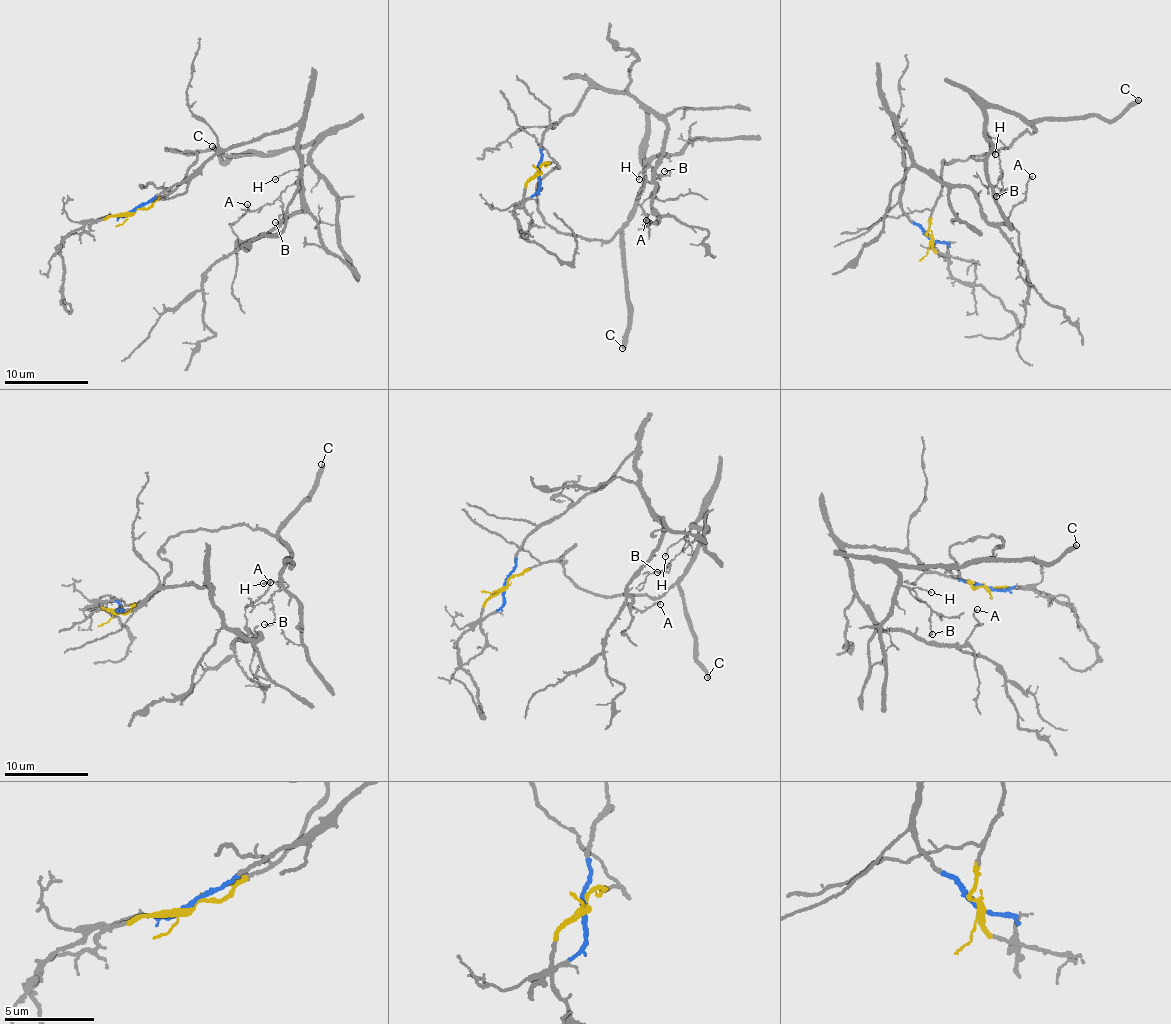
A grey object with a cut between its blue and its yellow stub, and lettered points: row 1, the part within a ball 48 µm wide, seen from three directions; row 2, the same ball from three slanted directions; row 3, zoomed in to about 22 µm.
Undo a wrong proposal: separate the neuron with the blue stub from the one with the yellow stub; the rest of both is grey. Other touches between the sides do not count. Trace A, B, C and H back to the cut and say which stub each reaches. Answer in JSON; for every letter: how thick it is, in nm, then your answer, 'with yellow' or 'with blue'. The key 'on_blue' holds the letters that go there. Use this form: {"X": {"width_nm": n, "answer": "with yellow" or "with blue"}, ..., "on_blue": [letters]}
{"A": {"width_nm": 140, "answer": "with blue"}, "B": {"width_nm": 140, "answer": "with yellow"}, "C": {"width_nm": 380, "answer": "with yellow"}, "H": {"width_nm": 110, "answer": "with yellow"}, "on_blue": ["A"]}

